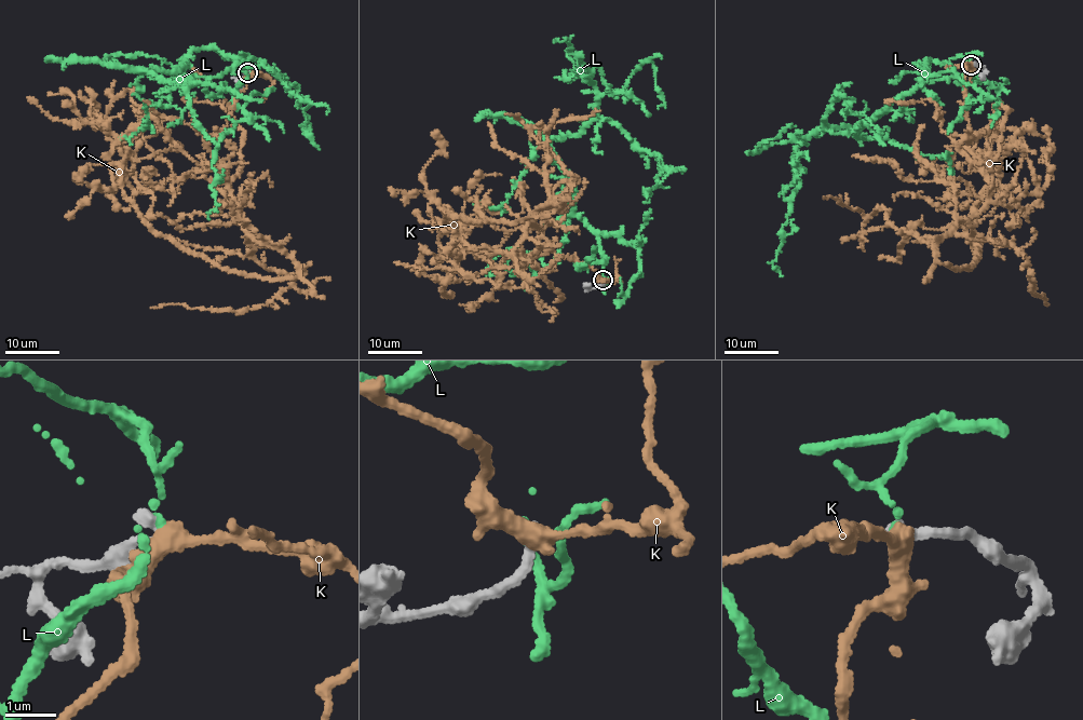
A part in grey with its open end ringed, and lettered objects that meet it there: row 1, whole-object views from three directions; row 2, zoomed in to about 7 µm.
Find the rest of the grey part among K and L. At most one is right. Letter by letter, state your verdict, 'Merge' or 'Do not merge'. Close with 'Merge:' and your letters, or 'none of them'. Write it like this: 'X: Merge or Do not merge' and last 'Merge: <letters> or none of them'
K: Do not merge
L: Do not merge
Merge: none of them

